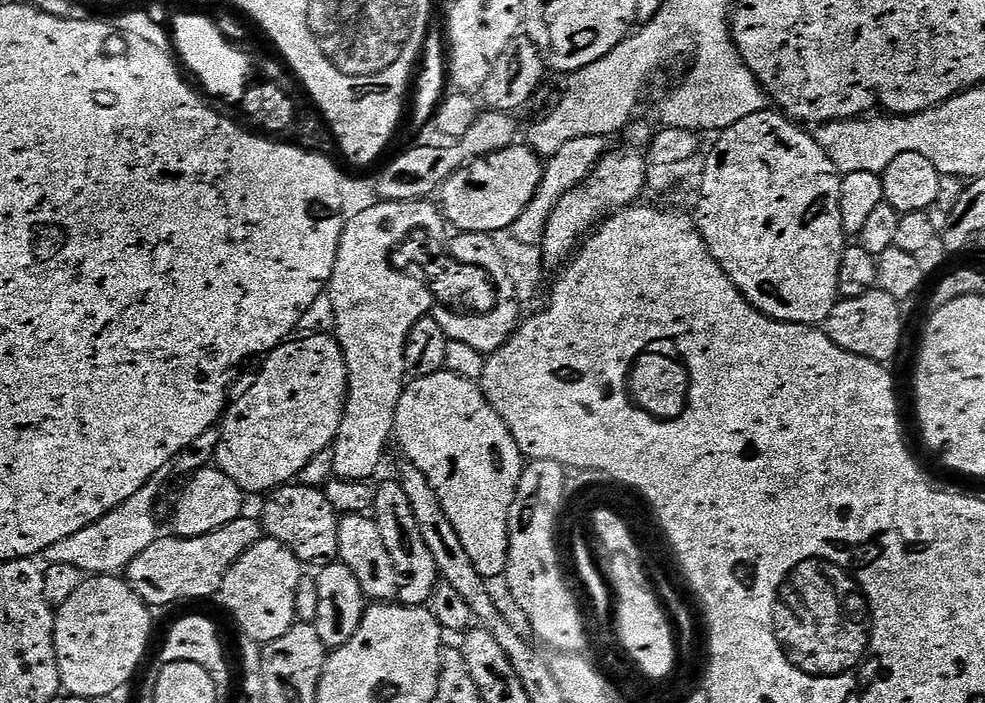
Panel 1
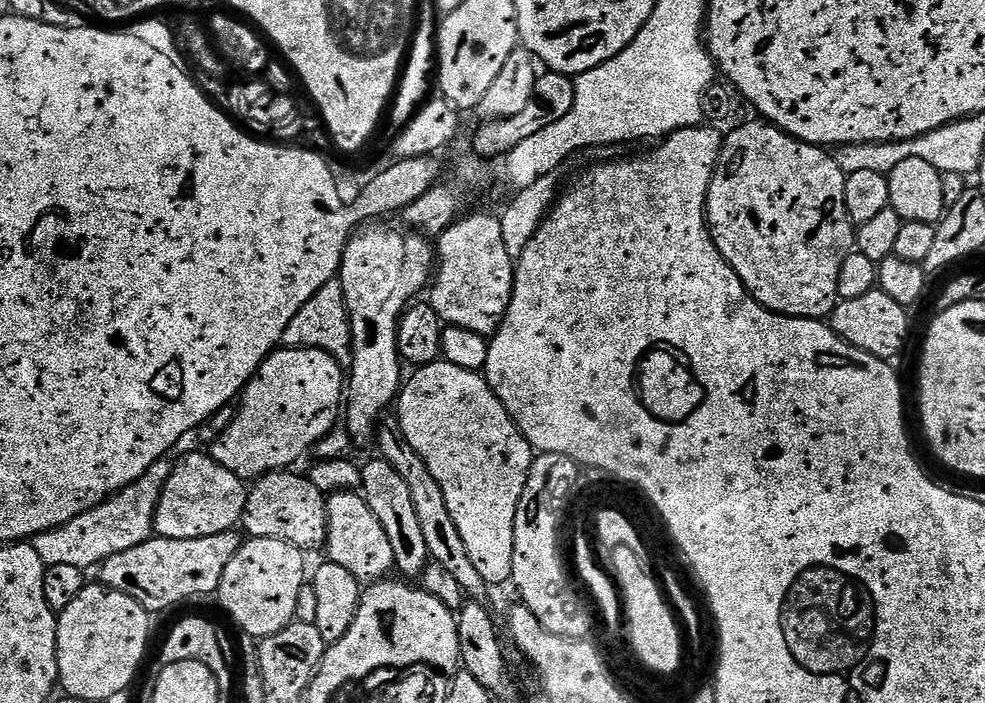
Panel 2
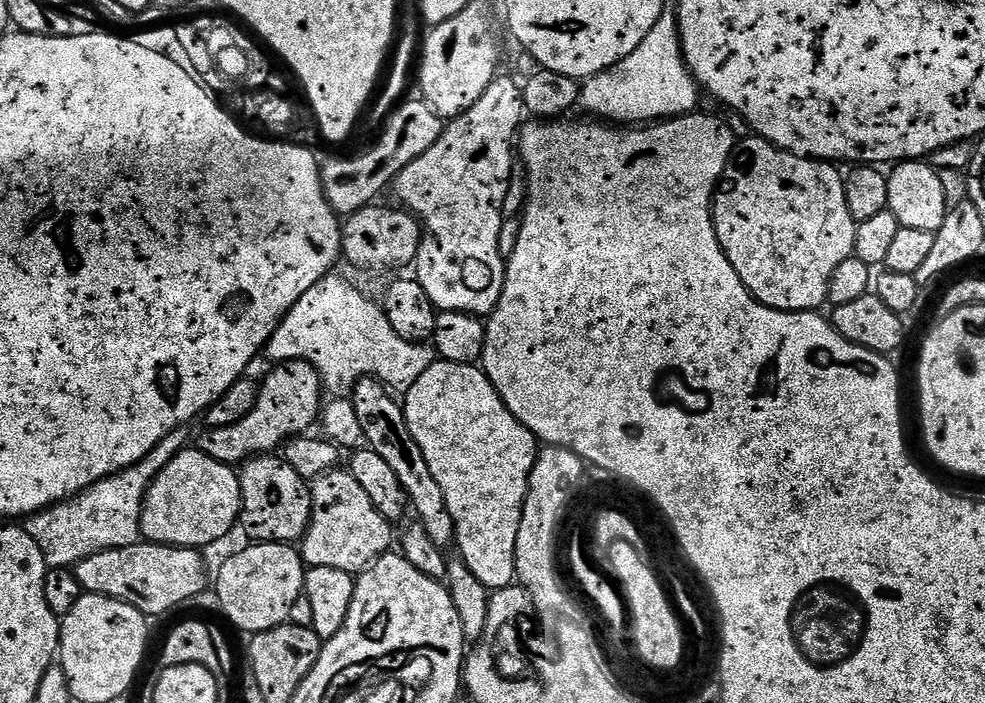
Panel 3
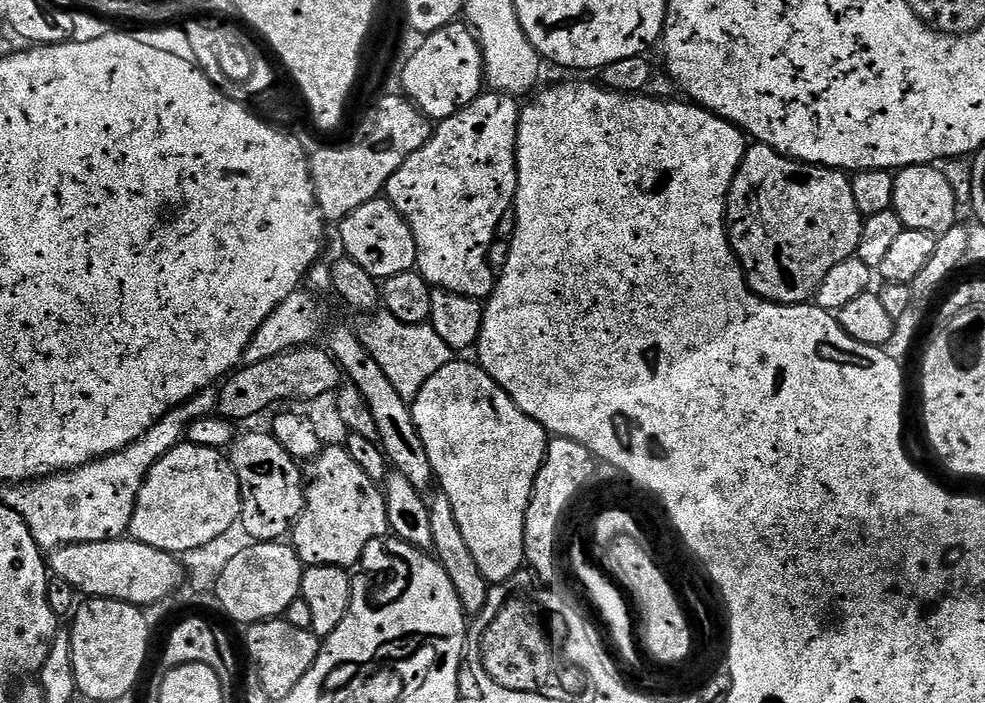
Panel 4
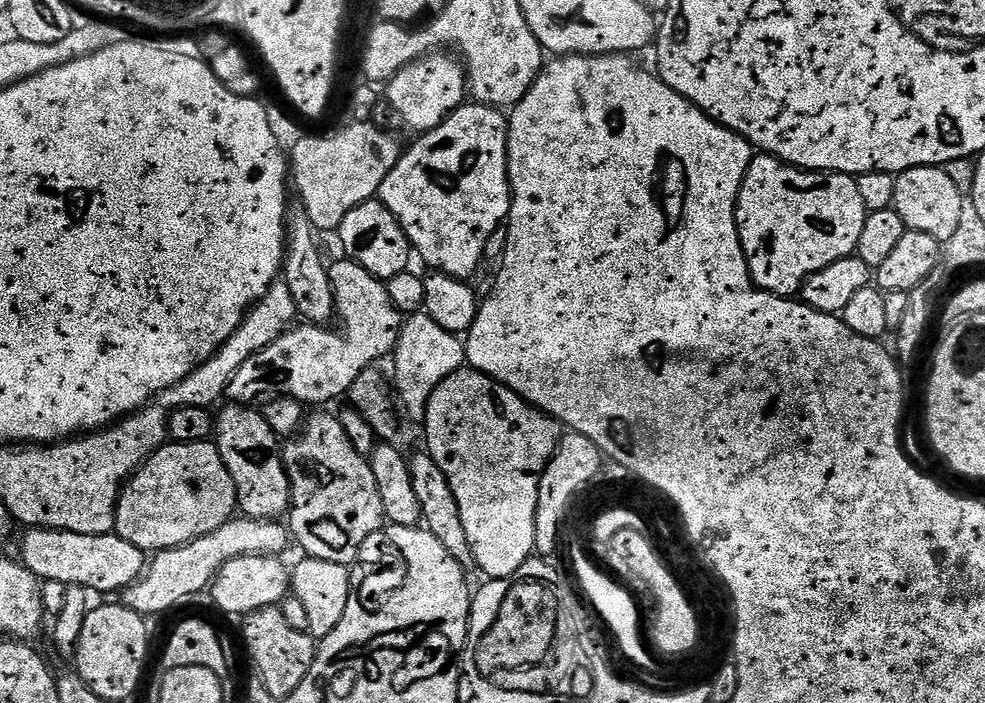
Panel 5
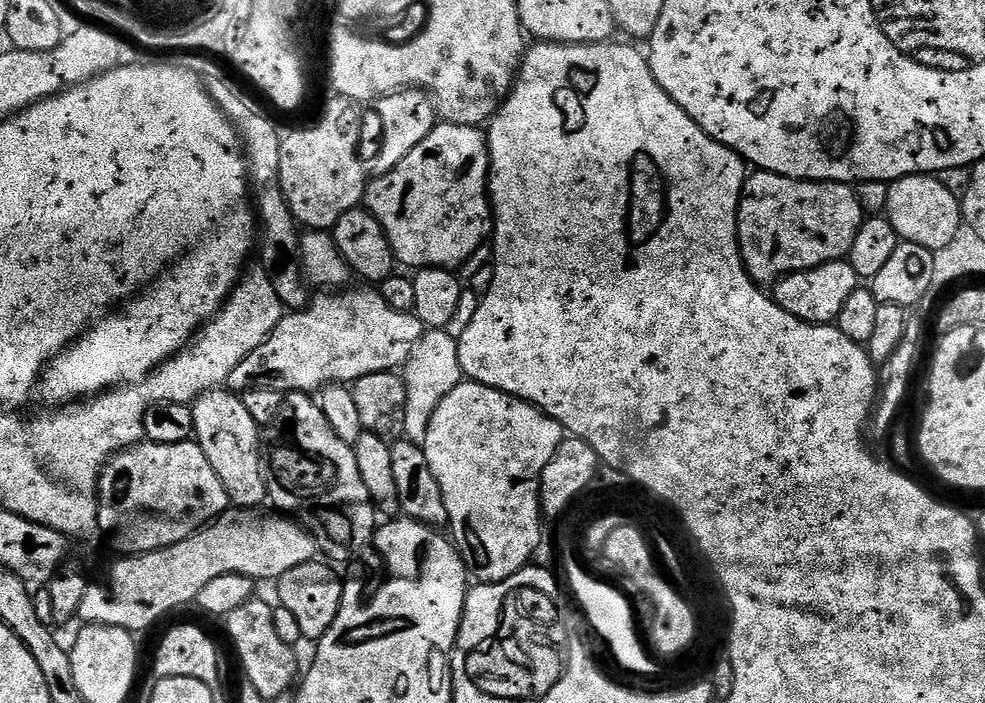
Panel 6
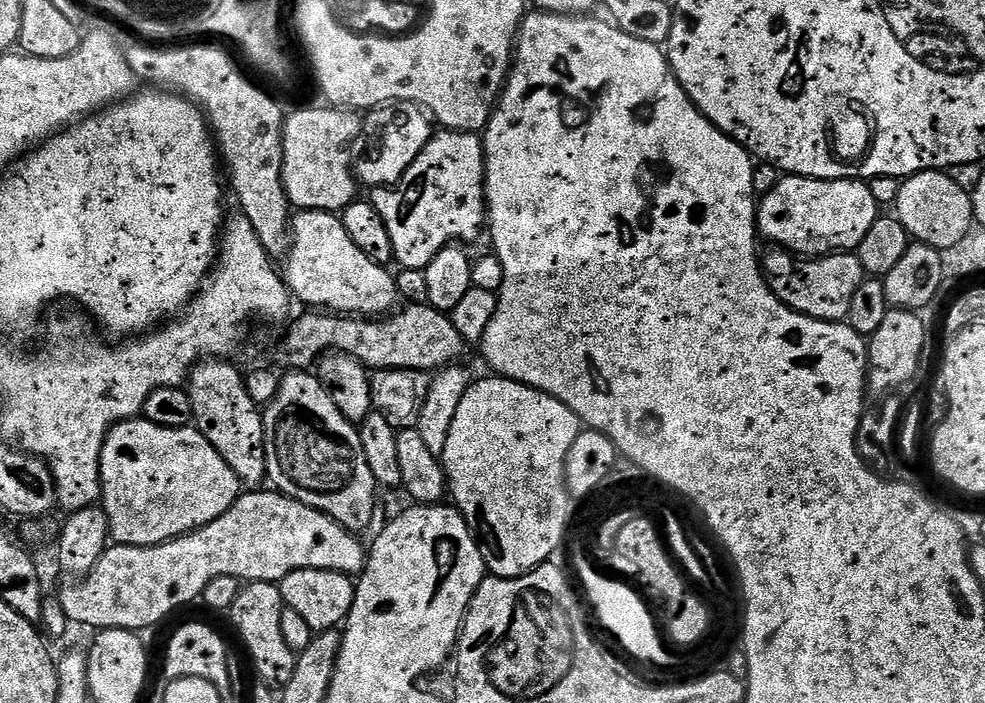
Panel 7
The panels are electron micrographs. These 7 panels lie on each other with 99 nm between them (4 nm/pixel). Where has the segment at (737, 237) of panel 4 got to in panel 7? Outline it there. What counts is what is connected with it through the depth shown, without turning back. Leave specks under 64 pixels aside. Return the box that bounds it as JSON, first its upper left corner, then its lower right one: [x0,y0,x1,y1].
[756,175,878,258]

